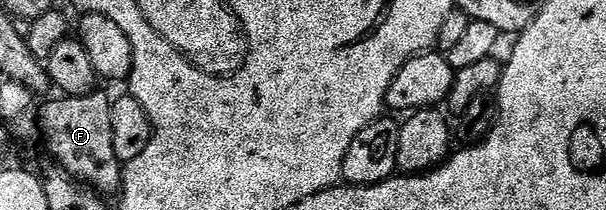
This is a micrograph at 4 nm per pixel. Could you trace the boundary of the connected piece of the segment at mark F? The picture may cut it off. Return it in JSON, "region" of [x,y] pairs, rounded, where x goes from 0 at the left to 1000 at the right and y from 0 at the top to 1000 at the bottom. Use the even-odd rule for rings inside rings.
{"region":[[[157,429],[142,457],[94,471],[66,514],[66,629],[69,610],[76,643],[76,705],[89,738],[87,776],[163,924],[193,919],[201,886],[205,781],[191,752],[191,714],[185,695],[183,462],[175,462],[168,429]]]}

